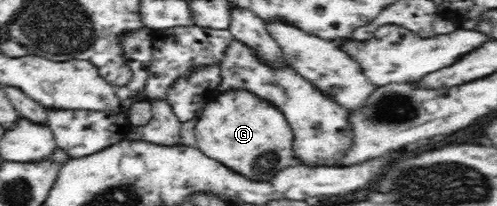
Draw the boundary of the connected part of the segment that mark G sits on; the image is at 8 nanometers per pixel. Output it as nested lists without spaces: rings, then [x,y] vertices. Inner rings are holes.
[[[246,89],[220,93],[204,107],[196,123],[196,143],[202,153],[256,182],[266,181],[280,169],[292,165],[292,139],[292,129],[284,115],[270,101],[254,97]]]

